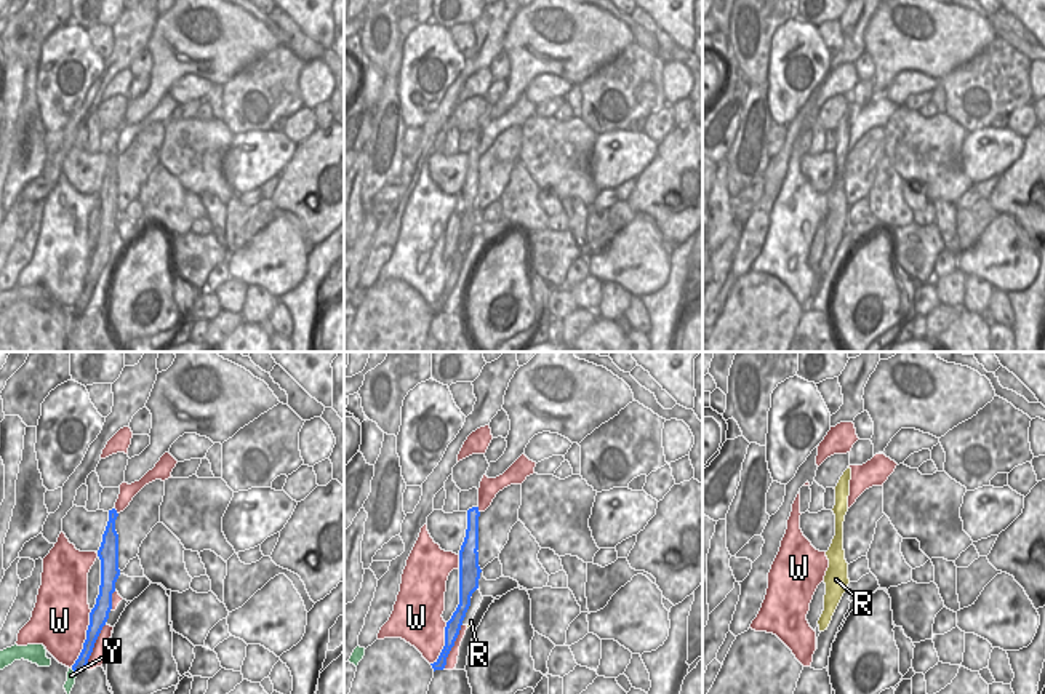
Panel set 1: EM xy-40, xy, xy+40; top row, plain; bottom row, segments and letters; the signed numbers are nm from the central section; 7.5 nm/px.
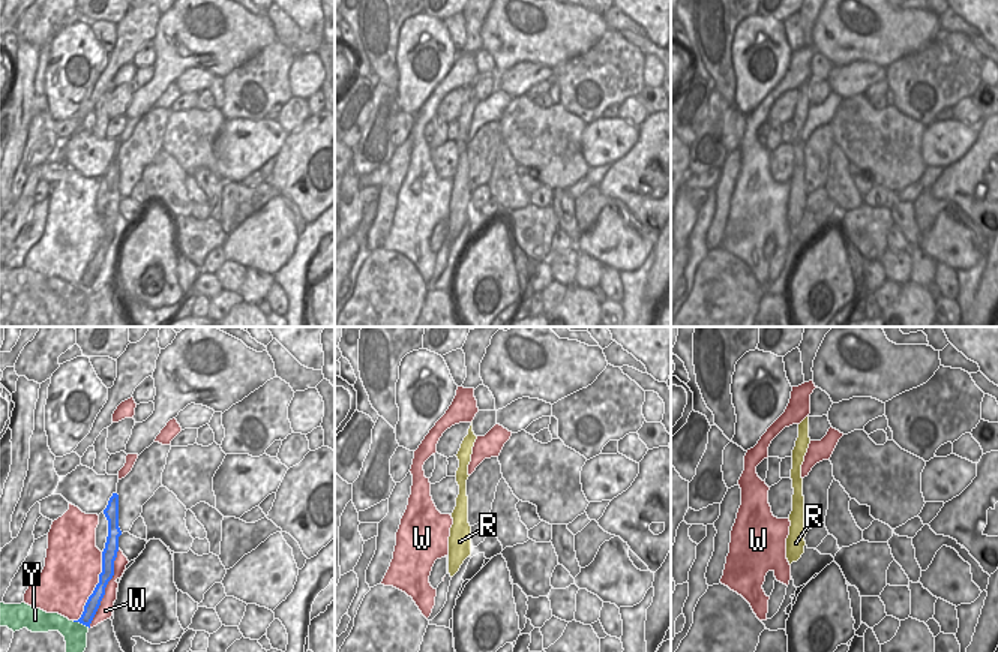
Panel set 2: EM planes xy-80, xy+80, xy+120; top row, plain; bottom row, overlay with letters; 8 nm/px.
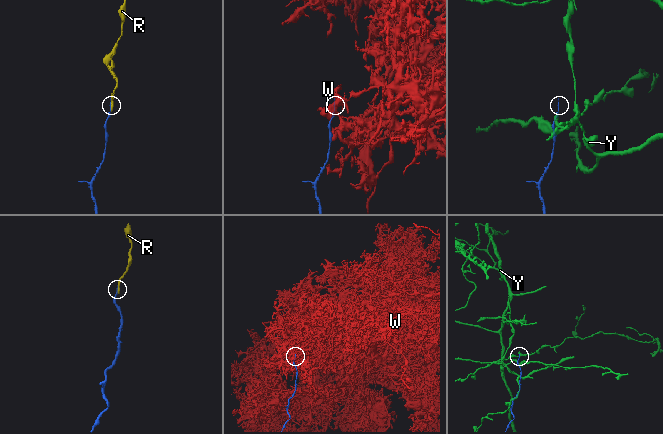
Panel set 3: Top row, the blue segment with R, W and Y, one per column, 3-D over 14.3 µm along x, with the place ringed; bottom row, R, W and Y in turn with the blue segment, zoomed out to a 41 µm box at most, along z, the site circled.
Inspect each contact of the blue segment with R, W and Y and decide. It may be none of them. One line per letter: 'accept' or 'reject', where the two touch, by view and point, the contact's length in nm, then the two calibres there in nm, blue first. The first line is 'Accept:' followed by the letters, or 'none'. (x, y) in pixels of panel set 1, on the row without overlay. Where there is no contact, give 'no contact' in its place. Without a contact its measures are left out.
Accept: R
R: accept | no contact
W: reject | xy-40 (87, 280) | 480 nm | 140/440 nm
Y: reject | xy-40 (74, 312) | 60 nm | 100/70 nm

